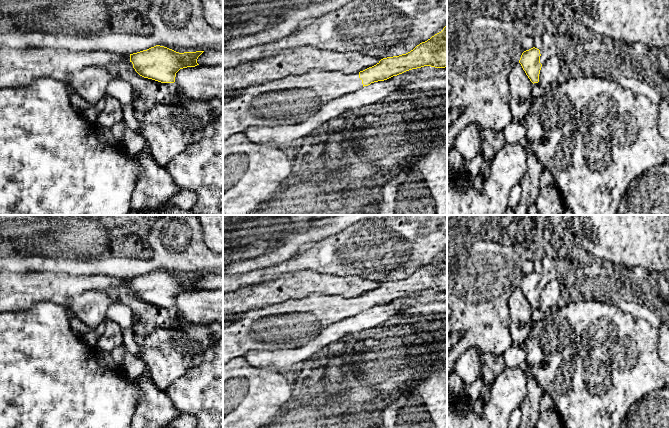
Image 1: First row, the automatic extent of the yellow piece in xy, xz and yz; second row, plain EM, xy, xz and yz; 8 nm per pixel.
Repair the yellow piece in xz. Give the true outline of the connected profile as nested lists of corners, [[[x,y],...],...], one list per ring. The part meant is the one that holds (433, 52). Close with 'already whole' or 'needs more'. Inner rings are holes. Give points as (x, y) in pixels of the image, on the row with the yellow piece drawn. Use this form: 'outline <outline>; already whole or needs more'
outline [[[447,24],[443,30],[413,50],[399,56],[381,59],[376,65],[359,73],[313,70],[300,75],[289,75],[283,79],[250,86],[239,91],[230,100],[223,103],[223,140],[233,134],[241,133],[251,126],[275,126],[299,123],[315,113],[322,105],[352,93],[371,83],[384,81],[406,71],[431,66],[447,67]]]; needs more

